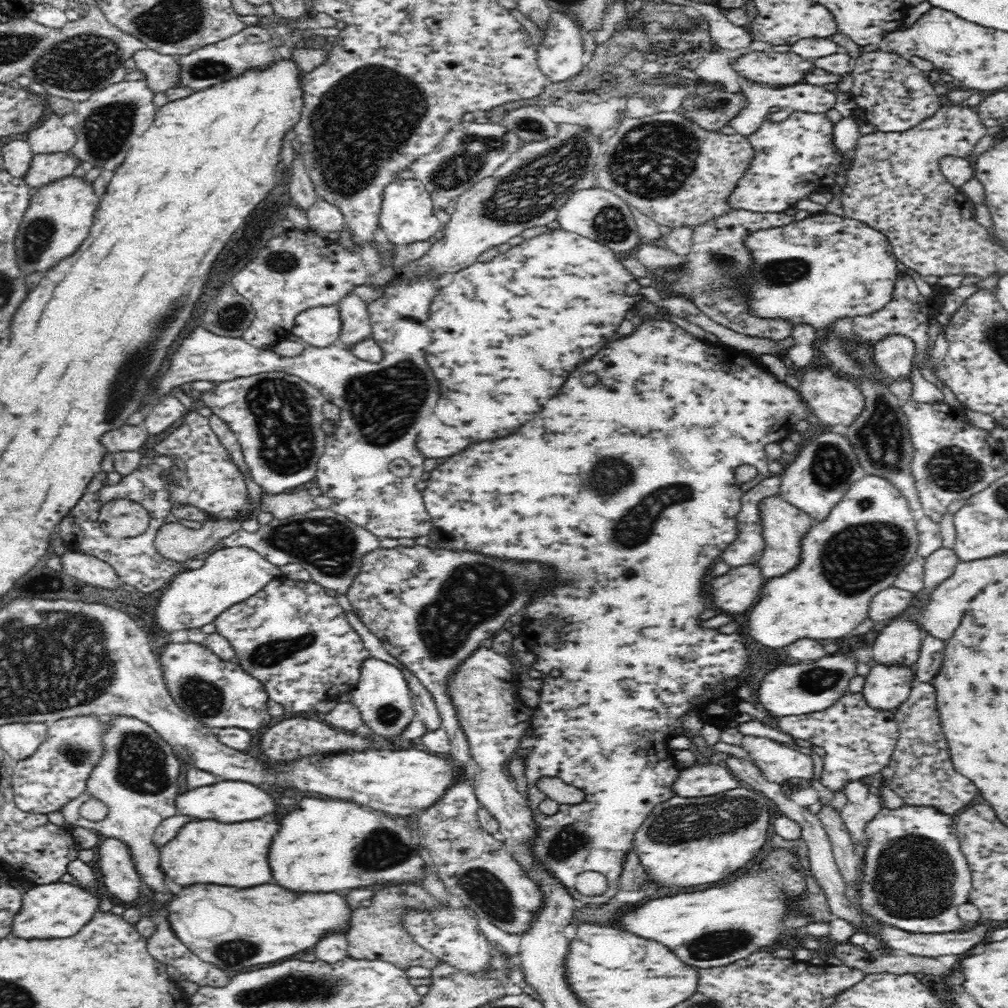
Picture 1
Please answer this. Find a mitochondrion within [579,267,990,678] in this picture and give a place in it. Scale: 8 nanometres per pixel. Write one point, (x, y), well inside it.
(862, 554)

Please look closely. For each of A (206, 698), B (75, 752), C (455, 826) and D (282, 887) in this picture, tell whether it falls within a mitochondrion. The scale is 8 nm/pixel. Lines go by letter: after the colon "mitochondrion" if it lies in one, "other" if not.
A: mitochondrion
B: mitochondrion
C: other
D: other

